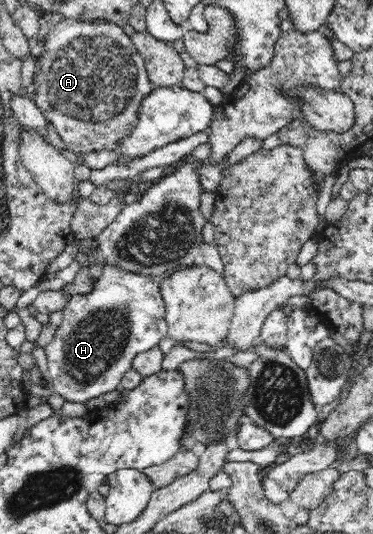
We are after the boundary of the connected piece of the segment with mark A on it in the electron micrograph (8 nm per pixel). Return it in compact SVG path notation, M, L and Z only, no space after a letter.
M63 18L51 26L51 31L41 41L45 43L45 51L37 58L36 71L40 72L40 78L44 74L44 80L37 84L33 96L36 106L56 128L65 148L75 154L90 150L114 150L116 140L130 134L136 126L136 114L142 98L155 88L132 39L116 23Z

